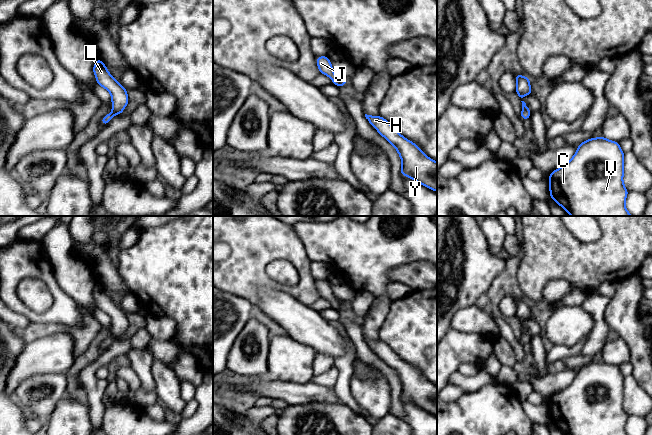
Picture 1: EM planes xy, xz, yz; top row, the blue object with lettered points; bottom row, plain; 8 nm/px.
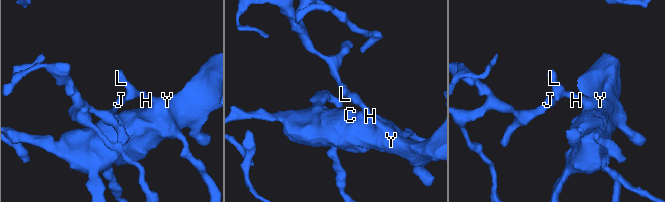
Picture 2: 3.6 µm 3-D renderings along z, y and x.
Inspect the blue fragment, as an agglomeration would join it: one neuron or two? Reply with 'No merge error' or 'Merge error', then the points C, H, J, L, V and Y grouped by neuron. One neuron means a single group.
No merge error. Groups: C H J L V Y

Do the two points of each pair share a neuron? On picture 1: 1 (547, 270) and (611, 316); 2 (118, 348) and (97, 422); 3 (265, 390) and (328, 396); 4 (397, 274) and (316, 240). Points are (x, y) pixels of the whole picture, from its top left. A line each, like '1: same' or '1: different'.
1: different
2: same
3: same
4: different

